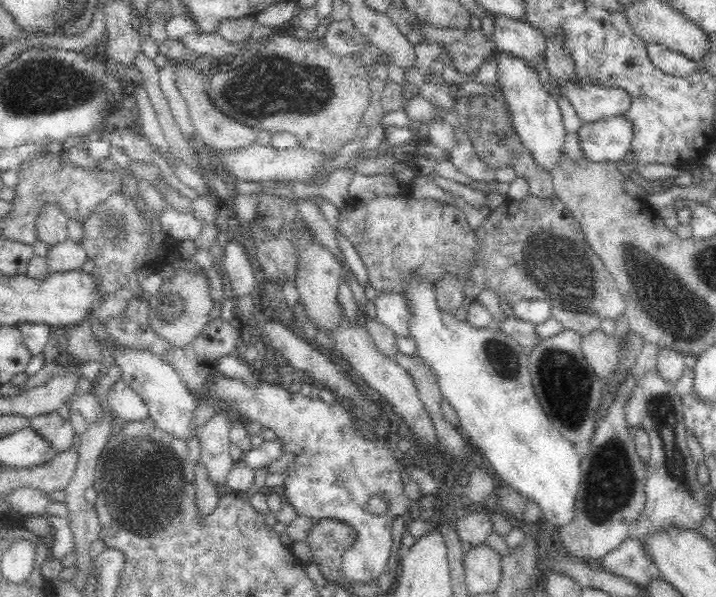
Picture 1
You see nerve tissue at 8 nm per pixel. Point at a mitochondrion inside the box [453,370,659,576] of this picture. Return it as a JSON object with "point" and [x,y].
{"point":[614,491]}

